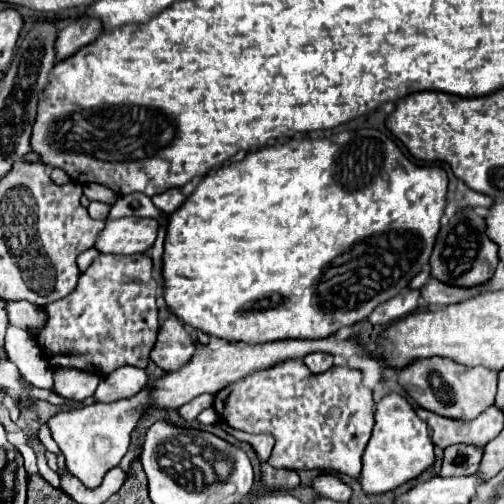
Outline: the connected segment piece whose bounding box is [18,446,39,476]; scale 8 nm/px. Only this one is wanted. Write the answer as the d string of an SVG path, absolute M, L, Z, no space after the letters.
M22 446L18 448L18 451L24 459L24 468L27 470L27 474L29 476L31 474L37 474L39 470L37 470L37 462L35 462L35 452L33 452L33 449L29 448L29 446Z

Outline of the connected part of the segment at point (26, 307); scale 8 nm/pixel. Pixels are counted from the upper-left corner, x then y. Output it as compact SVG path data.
M13 302L13 310L9 310L9 322L27 330L29 334L33 334L33 328L37 328L41 320L45 320L45 312L29 302Z

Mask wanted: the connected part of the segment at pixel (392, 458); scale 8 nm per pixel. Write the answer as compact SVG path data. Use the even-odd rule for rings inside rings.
M401 394L385 396L375 410L373 436L363 454L361 486L367 494L381 494L393 490L427 470L435 462L433 442L429 438L427 424L415 414L413 404Z

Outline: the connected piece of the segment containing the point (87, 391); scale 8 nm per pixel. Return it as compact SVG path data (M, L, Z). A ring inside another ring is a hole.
M71 368L55 372L55 392L63 398L85 400L95 394L97 384L99 376L93 376L93 372L73 372Z

